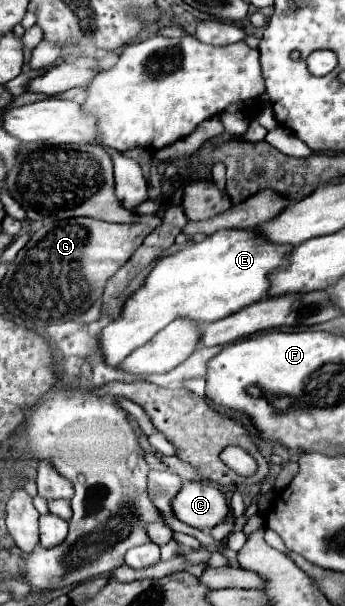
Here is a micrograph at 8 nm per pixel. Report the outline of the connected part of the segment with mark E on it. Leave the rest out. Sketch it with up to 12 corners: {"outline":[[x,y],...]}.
{"outline":[[220,230],[160,258],[102,330],[118,366],[180,316],[262,300],[294,246]]}

